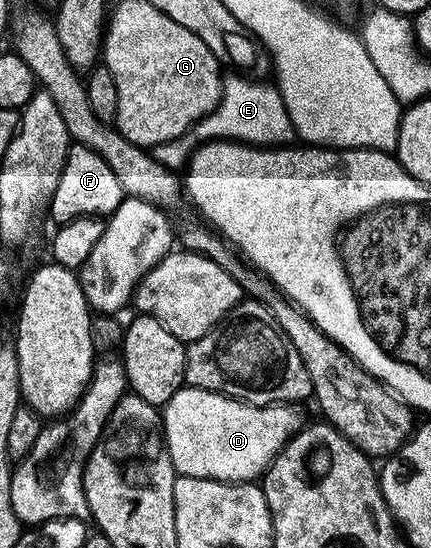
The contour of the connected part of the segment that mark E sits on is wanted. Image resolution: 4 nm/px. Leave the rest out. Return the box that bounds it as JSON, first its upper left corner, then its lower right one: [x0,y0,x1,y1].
[196,76,296,148]

